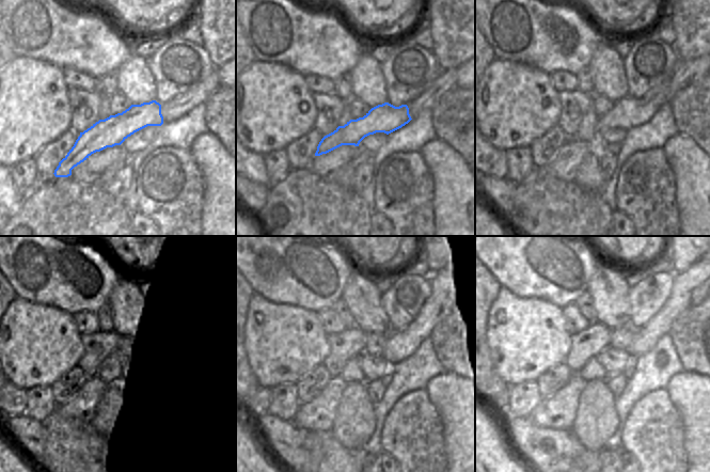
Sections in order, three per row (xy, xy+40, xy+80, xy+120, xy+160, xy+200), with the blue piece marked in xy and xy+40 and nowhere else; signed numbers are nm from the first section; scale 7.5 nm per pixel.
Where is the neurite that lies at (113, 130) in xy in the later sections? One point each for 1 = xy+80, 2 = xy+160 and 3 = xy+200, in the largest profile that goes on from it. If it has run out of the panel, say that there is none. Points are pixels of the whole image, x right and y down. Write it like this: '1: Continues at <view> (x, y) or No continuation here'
1: Continues at xy+80 (627, 113)
2: Continues at xy+160 (444, 285)
3: Continues at xy+200 (692, 285).

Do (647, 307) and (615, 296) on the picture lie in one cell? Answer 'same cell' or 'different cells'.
different cells

